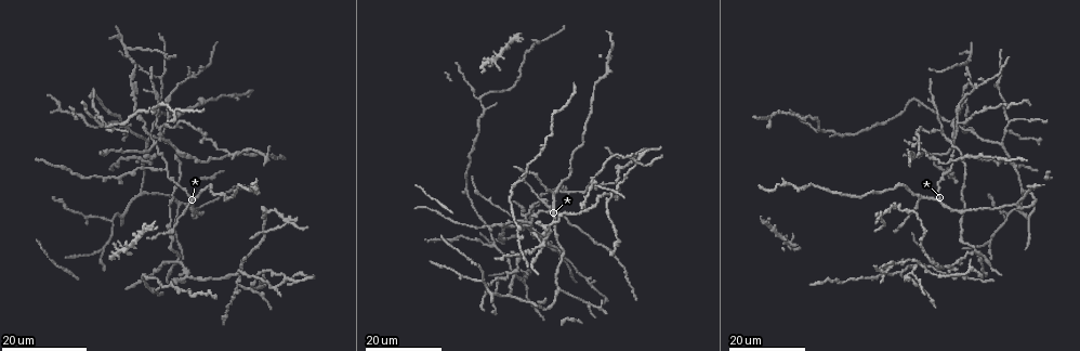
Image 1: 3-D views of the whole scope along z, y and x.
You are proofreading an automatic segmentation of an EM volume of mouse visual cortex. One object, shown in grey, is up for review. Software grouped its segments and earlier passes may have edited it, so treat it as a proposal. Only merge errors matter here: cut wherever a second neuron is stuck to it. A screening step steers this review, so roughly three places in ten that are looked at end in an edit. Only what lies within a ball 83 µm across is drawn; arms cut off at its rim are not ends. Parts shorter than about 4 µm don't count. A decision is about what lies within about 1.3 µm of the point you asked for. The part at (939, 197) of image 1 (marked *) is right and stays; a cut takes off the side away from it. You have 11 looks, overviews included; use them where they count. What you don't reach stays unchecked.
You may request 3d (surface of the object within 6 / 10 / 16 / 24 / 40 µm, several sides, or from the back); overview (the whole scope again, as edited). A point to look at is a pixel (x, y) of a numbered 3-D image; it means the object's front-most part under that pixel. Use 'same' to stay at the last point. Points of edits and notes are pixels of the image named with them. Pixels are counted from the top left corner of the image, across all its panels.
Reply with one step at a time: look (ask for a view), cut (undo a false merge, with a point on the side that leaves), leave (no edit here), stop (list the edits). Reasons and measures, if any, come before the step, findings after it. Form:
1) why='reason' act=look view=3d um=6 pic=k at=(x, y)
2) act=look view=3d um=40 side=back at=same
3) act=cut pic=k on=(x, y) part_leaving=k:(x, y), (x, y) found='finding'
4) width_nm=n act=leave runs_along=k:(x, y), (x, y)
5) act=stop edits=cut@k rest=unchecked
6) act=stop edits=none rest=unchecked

why='two arms in line, one across' act=look view=3d um=16 pic=1 at=(921, 198)

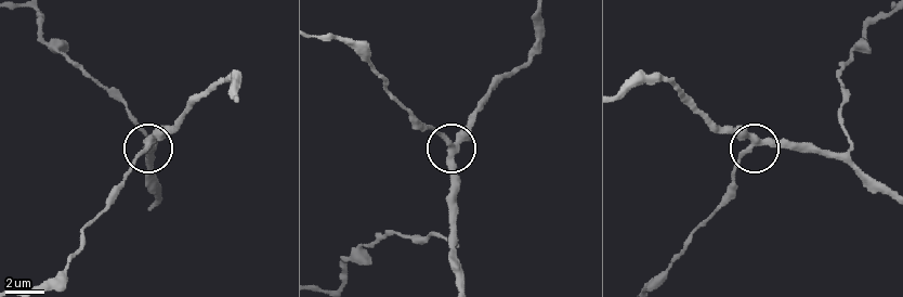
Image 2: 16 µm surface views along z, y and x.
act=look view=3d um=6 pic=2 at=(457, 144)

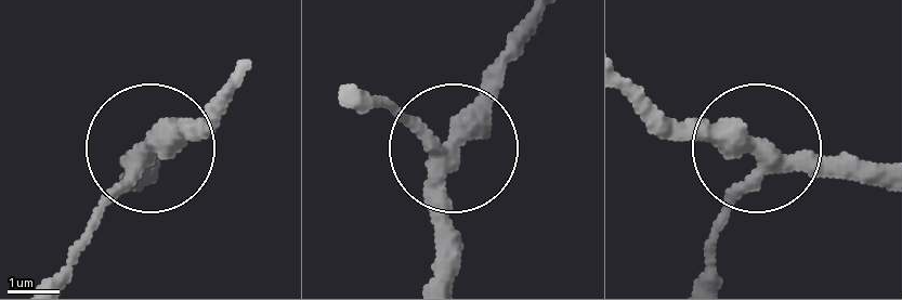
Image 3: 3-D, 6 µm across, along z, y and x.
why='other side' act=look view=3d um=6 side=back pic=3 at=(148, 153)

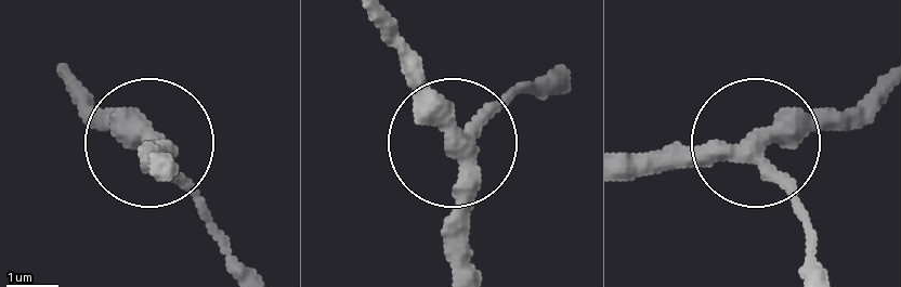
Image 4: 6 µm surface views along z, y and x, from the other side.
width_nm=370 act=leave runs_along=4:(464, 275), (455, 146), (523, 86) found='one neuron here'

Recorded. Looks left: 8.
why='small branch off a trunk' act=look view=3d um=16 pic=1 at=(268, 158)

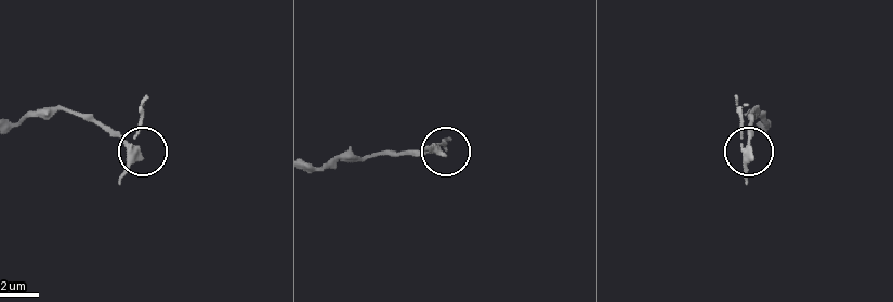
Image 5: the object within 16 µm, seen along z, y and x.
why='closer look' act=look view=3d um=6 pic=5 at=(434, 151)

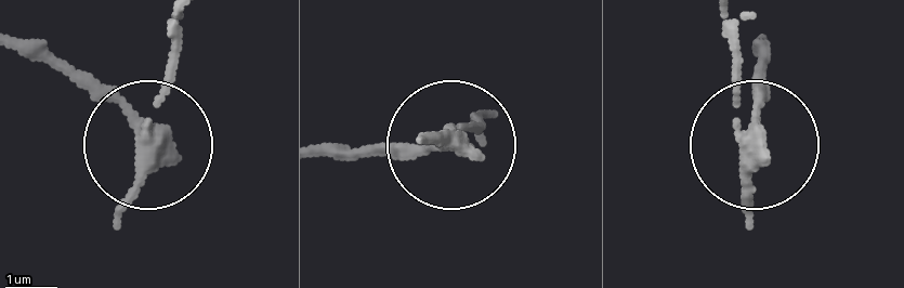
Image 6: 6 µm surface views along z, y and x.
act=leave runs_along=6:(765, 40), (752, 140), (739, 23) found='all the same neuron'

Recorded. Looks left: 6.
why='four or more arms meet' act=look view=3d um=24 pic=1 at=(154, 140)

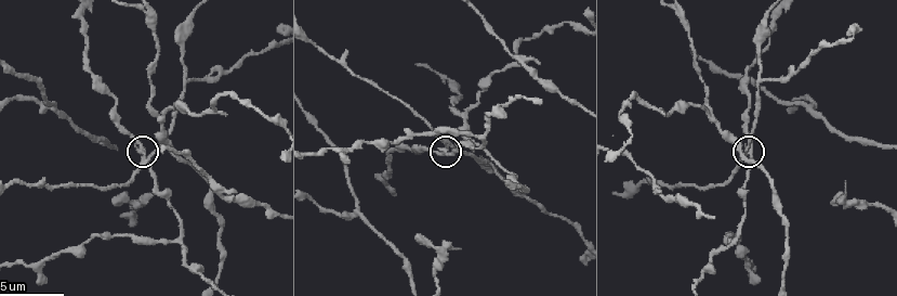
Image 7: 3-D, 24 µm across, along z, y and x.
act=look view=3d um=10 pic=7 at=(445, 148)

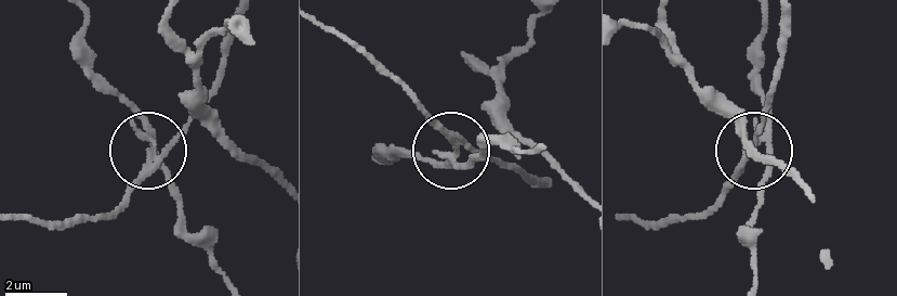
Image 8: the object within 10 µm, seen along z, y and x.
side_arm_um=47 act=cut pic=8 on=(492, 159) found='a second neuron is stuck on'

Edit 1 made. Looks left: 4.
why='two arms in line, one across' act=look view=3d um=16 pic=7 at=(154, 114)

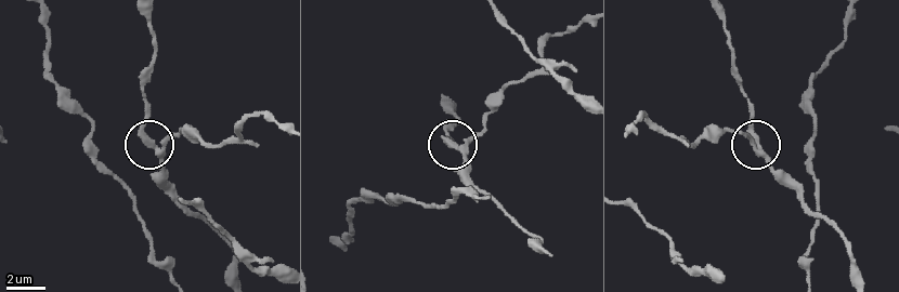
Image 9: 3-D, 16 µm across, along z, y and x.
why='other side' act=look view=3d um=16 side=back pic=9 at=(453, 147)

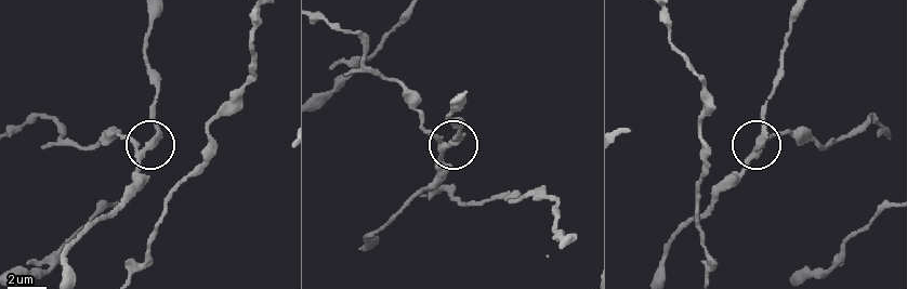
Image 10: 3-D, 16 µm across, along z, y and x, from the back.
act=leave runs_along=10:(707, 274), (708, 260), (697, 217), (753, 148), (765, 102) found='continuous, no second neuron'

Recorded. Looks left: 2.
why='three-way junction' act=look view=3d um=16 pic=1 at=(125, 49)

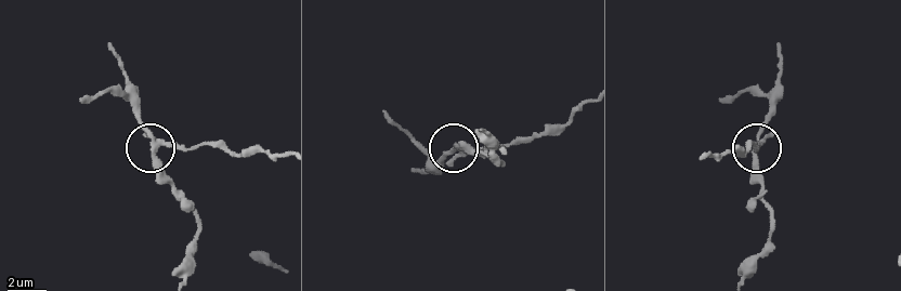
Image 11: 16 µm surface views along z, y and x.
why='zoom in' act=look view=3d um=10 pic=11 at=(158, 143)

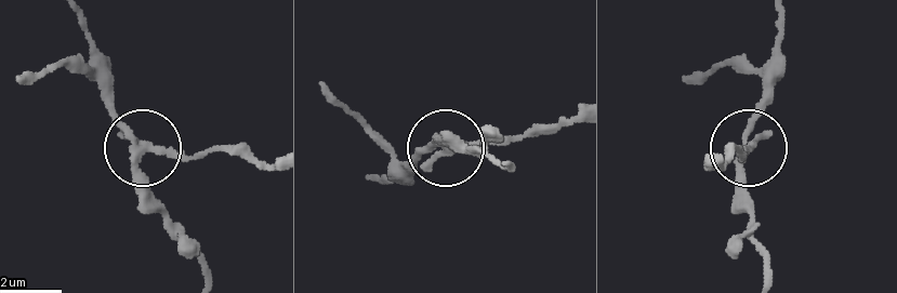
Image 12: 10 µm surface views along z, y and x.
act=leave found='continuous, no second neuron'

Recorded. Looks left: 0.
act=stop edits=cut@8 rest=unchecked

